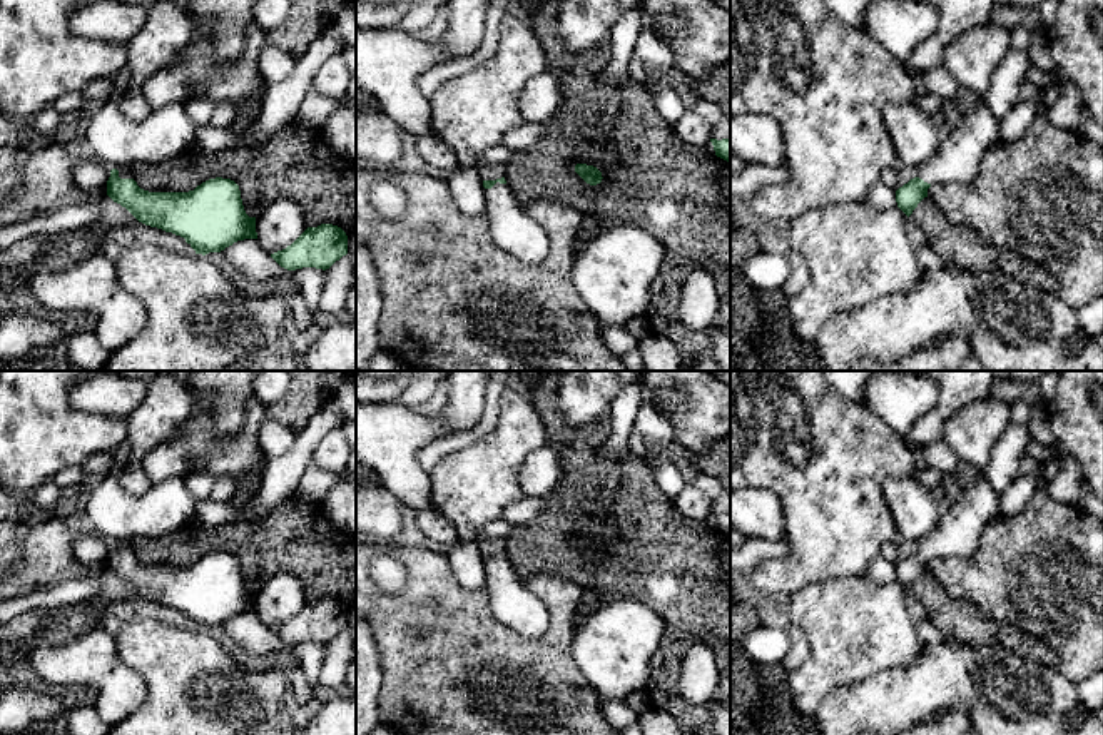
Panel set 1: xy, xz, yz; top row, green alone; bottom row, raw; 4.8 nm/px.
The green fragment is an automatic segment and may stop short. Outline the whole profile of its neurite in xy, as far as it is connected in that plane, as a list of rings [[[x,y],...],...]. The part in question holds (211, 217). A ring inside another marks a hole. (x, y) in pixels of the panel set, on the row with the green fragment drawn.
[[[119,167],[110,170],[107,195],[139,222],[184,237],[196,254],[257,239],[256,217],[246,214],[231,179],[209,179],[189,192],[149,192],[137,185],[132,167]]]

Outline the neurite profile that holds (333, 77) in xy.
[[[334,55],[321,65],[313,79],[311,87],[323,95],[344,100],[348,97],[349,79],[351,72],[346,65],[346,60],[341,55]]]

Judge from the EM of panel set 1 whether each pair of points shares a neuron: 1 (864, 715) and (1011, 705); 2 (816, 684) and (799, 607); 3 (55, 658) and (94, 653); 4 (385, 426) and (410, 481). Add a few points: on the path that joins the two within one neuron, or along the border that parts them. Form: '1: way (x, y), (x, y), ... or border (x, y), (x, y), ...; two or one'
1: way (901, 697), (909, 692), (975, 692); one
2: way (821, 665), (821, 628), (818, 625); one
3: way (66, 658), (84, 658); one
4: way (388, 440), (398, 468); one

